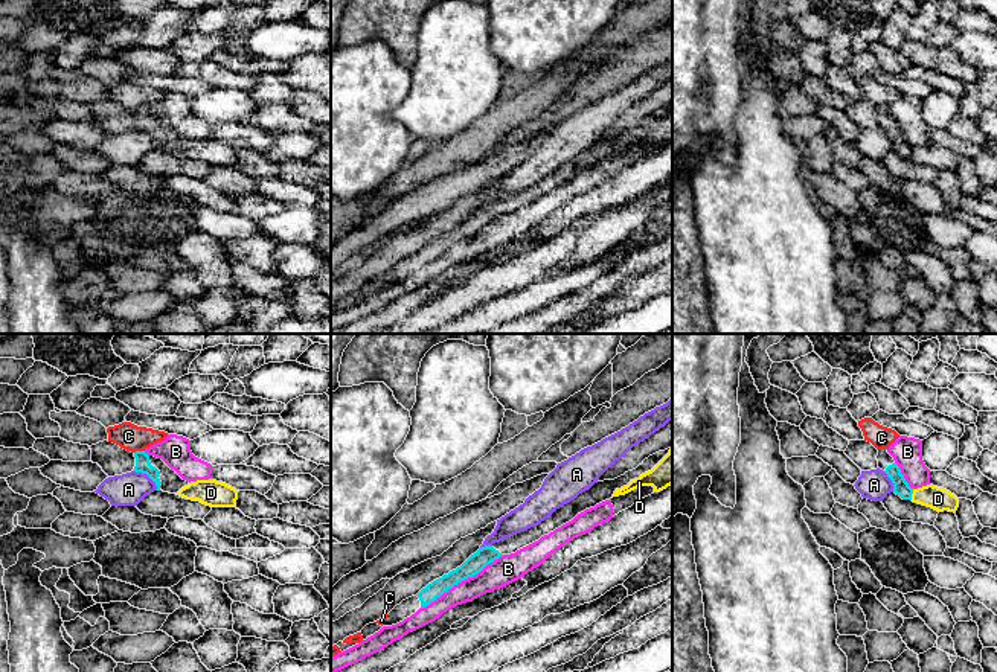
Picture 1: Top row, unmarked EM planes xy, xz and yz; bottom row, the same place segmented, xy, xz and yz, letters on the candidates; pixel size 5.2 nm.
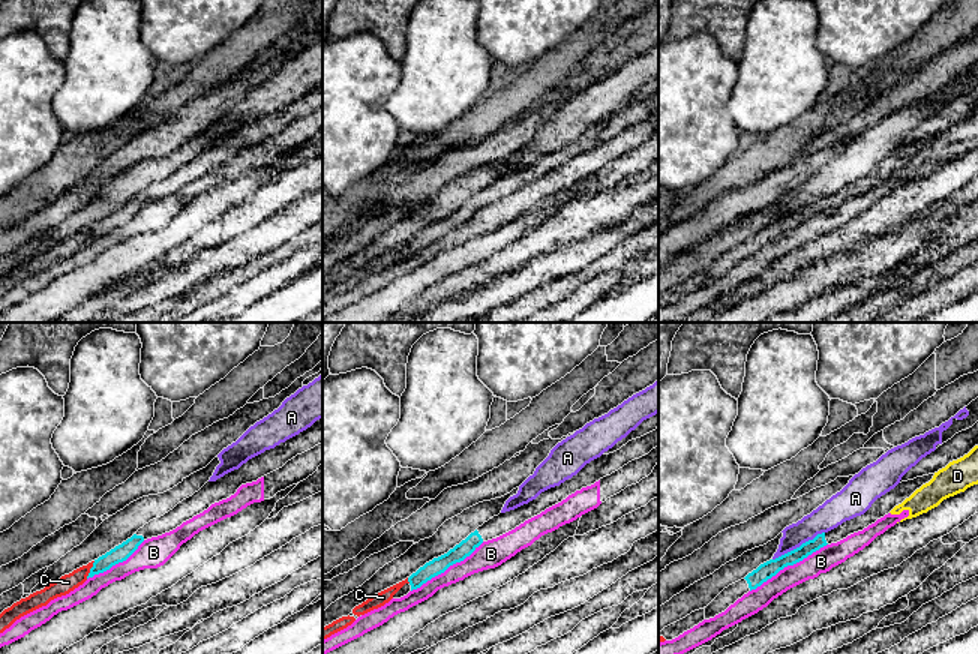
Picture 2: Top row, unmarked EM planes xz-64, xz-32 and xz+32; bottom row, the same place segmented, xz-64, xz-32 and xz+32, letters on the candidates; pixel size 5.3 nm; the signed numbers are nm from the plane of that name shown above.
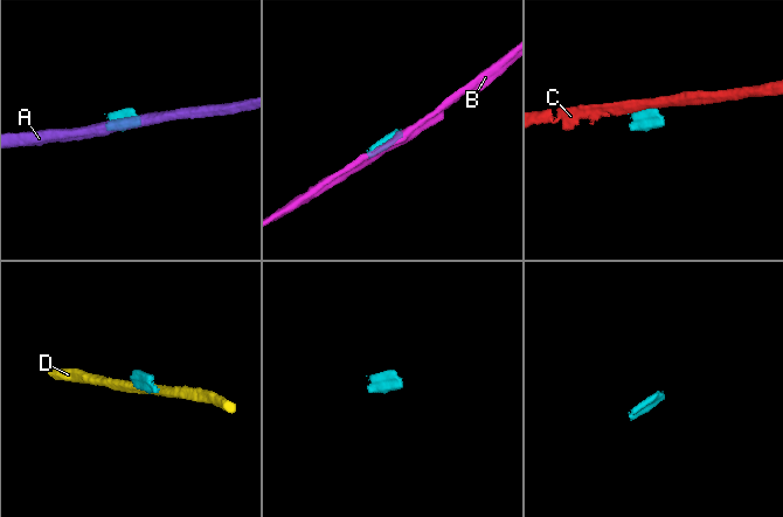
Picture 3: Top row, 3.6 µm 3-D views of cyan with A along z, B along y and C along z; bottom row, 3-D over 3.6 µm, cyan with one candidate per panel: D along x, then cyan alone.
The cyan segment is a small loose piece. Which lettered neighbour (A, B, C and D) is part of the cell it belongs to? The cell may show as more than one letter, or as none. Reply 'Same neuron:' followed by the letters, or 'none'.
Same neuron: none

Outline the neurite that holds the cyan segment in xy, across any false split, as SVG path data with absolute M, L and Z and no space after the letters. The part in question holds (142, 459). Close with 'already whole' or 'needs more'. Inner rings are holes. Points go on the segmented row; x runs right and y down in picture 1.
M136 451L136 472L146 474L157 486L157 491L177 494L189 482L183 480L174 469L171 469L162 459L148 456L145 451Z | needs more

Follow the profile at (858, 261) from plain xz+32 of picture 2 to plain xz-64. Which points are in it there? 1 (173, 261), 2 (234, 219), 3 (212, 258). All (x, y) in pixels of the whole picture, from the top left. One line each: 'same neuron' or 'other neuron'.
1: same neuron
2: same neuron
3: other neuron

